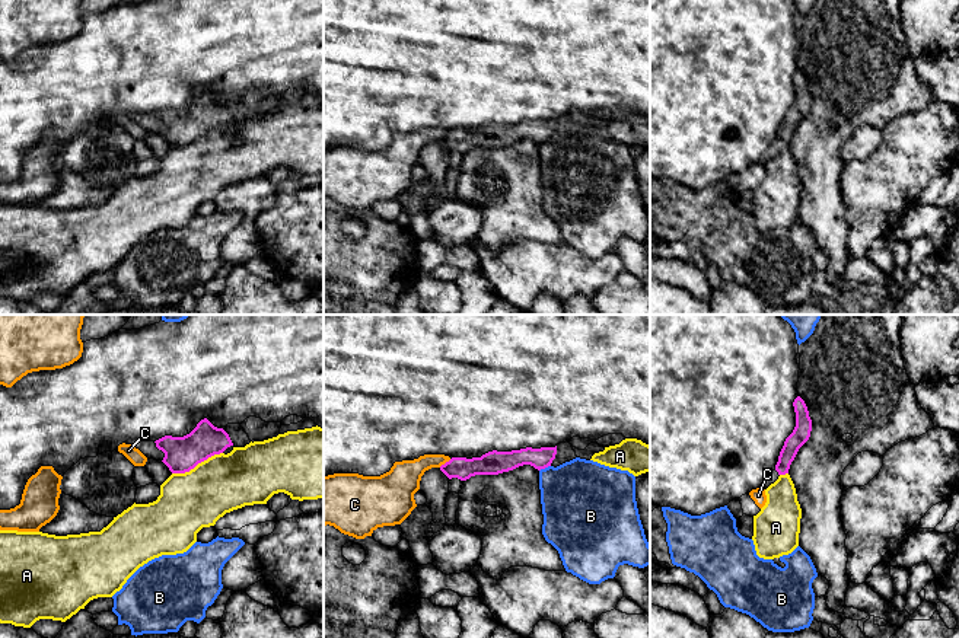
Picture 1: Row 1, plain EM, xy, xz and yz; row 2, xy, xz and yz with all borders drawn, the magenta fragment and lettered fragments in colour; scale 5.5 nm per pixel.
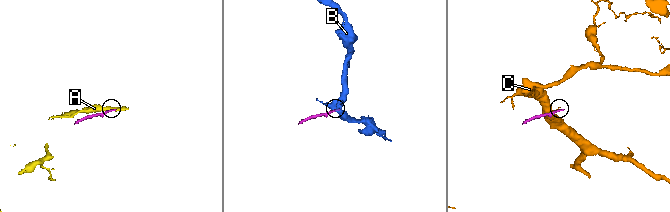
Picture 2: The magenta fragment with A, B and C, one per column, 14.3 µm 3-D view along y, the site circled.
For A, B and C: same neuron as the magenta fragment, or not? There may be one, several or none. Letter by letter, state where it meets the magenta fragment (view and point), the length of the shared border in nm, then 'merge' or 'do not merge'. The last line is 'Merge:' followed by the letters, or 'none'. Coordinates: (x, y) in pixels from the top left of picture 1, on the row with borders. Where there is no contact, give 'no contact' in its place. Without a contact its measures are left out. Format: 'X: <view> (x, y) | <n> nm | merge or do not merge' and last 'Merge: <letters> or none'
A: xy (197, 463) | 300 nm | do not merge
B: xz (544, 468) | 70 nm | do not merge
C: xz (446, 462) | 80 nm | do not merge
Merge: none

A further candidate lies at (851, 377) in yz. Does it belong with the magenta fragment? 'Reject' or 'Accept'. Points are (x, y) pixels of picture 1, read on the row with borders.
Reject

